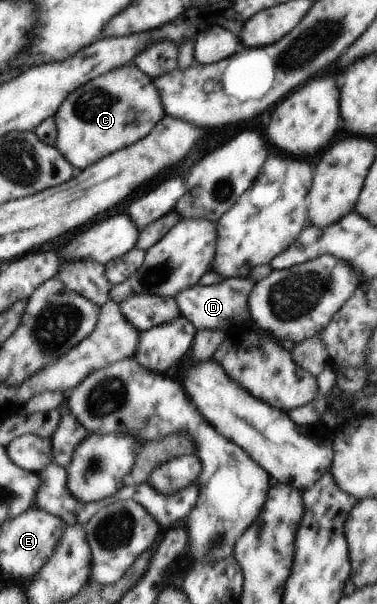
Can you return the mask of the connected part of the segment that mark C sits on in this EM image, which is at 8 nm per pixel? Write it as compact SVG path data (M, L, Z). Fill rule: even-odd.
M129 64L84 84L72 92L56 114L60 153L81 171L92 167L106 156L135 144L164 117L158 92L152 79ZM128 114L135 114L134 125L128 124Z

